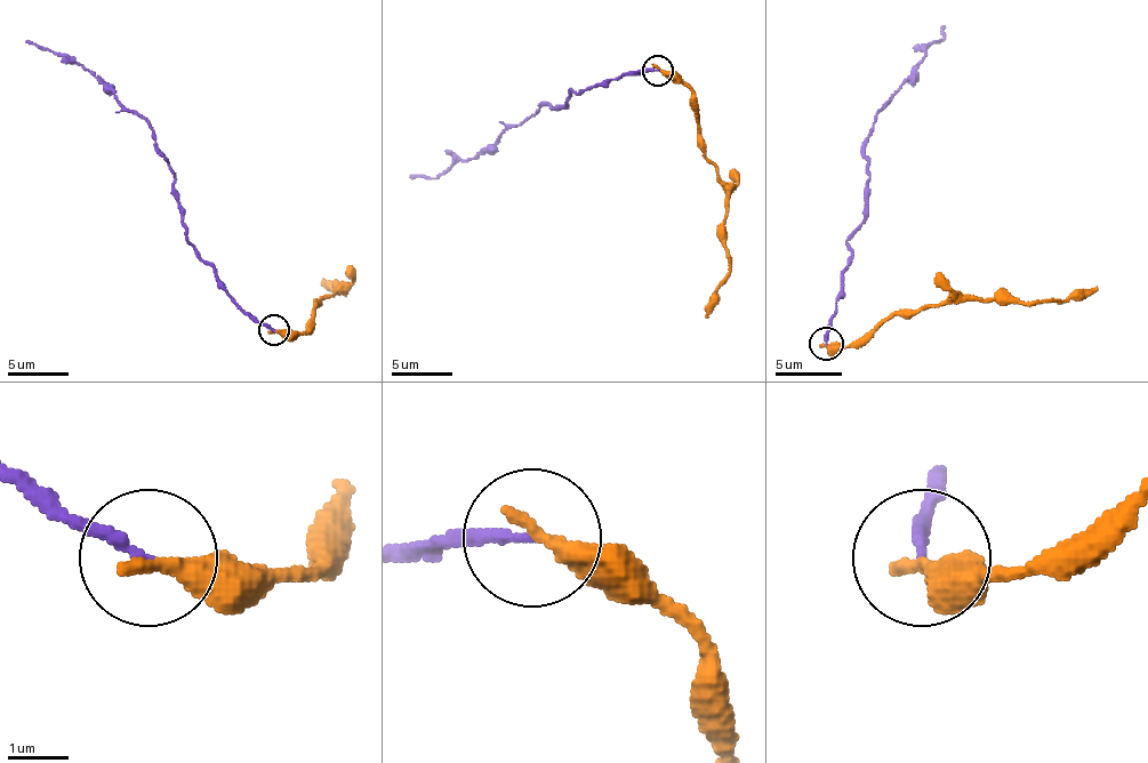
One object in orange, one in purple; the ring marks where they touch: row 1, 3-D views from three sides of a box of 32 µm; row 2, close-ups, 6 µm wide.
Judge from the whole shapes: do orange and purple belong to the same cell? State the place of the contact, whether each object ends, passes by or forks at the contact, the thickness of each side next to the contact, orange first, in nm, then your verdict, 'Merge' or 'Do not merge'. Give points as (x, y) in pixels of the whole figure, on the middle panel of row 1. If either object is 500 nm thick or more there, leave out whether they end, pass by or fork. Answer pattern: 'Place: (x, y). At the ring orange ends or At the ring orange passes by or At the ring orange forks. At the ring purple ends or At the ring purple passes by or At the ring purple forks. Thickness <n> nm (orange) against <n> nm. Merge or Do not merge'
Place: (658, 70). At the ring orange ends. At the ring purple ends. Thickness 320 nm (orange) against 190 nm. Do not merge

